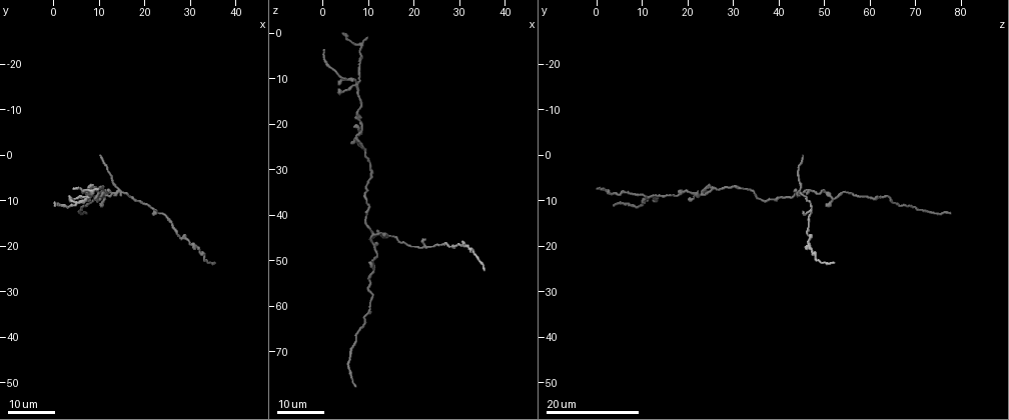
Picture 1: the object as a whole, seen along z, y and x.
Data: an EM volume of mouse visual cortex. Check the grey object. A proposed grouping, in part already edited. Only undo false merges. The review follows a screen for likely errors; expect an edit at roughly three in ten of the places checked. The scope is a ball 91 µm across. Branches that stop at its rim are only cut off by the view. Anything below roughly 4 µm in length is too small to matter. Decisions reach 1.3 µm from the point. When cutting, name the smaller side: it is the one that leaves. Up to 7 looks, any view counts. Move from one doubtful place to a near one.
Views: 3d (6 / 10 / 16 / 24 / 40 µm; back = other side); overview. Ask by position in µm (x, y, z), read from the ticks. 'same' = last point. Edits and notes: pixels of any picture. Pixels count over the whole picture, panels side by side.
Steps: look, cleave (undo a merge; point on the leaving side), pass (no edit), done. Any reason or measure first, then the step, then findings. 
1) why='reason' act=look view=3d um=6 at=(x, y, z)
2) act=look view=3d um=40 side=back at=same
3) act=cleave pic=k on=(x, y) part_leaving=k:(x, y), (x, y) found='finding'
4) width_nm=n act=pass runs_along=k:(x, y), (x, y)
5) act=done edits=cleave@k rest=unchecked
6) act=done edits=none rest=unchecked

why='four or more arms meet' act=look view=3d um=24 at=(14.5, 7.5, 44.5)

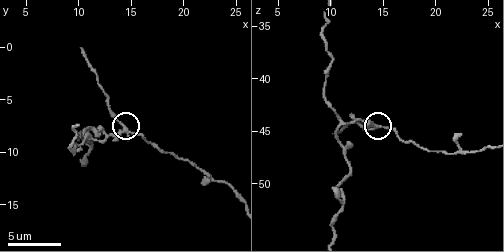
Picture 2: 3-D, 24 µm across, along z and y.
act=look view=3d um=6 at=(14.6, 8.0, 44.6)

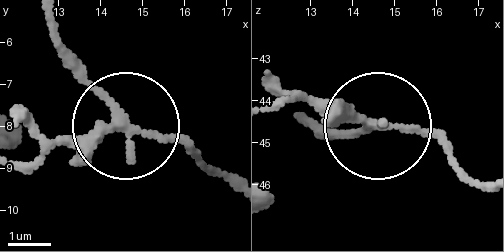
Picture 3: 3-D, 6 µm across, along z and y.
act=cleave pic=3 on=(85, 77) part_leaving=3:(125, 119), (57, 26) found='two neurons meet here'

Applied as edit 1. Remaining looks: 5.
why='three-way junction' act=look view=3d um=24 at=(7.0, 8.5, 23.0)

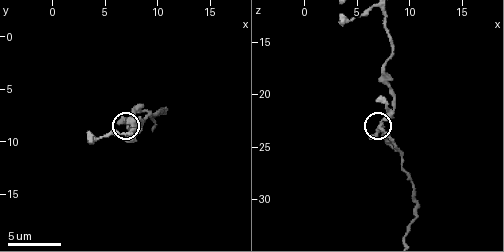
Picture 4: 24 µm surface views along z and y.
why='zoom in' act=look view=3d um=6 at=same

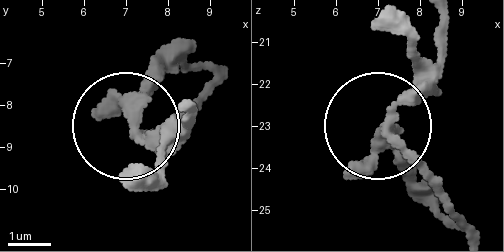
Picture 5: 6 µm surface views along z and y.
arms=3 act=pass runs_along=5:(467, 229), (392, 122), (445, 50) found='one neuron here'

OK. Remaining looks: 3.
why='looks like a crossing' act=look view=3d um=16 at=(7.5, 9.5, 11.0)

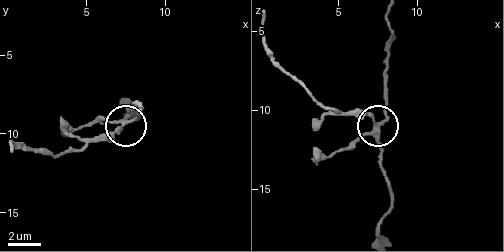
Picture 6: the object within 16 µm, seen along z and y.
act=look view=3d um=6 at=(7.4, 9.3, 10.8)

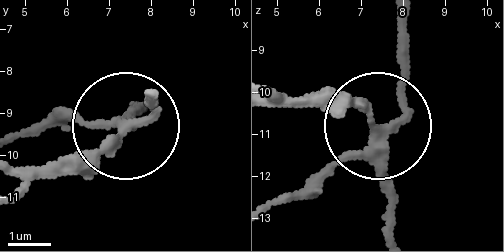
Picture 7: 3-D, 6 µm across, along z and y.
side_arm_um=12 act=cleave pic=7 on=(70, 168) part_leaving=7:(368, 125), (346, 107), (271, 97) found='a second neuron is stuck on'

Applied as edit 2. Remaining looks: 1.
act=done edits=cleave@3,cleave@7 rest=unchecked

